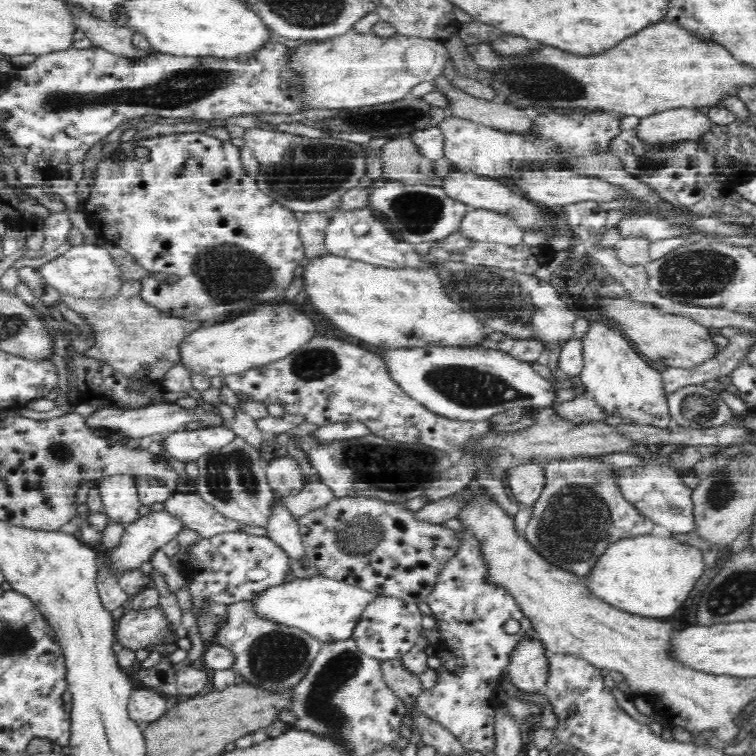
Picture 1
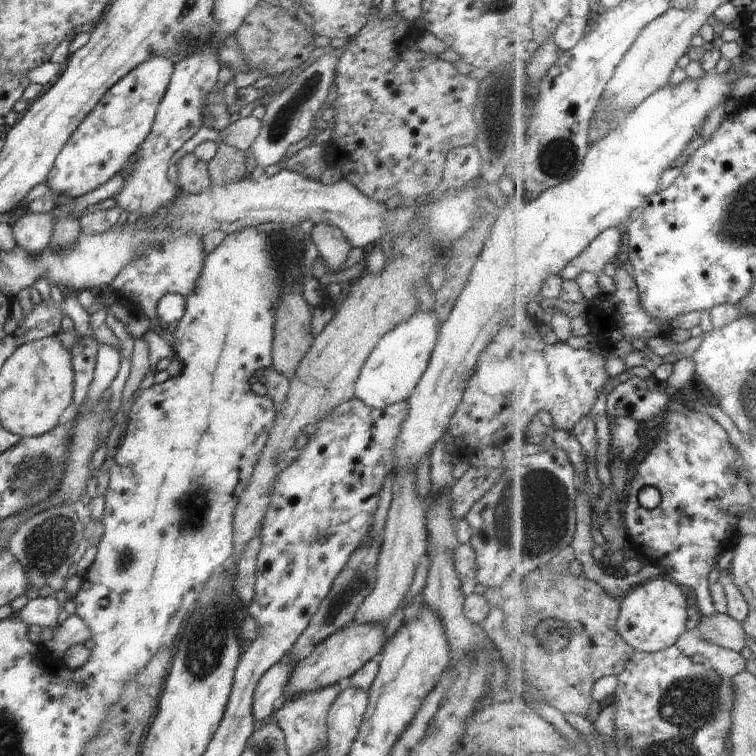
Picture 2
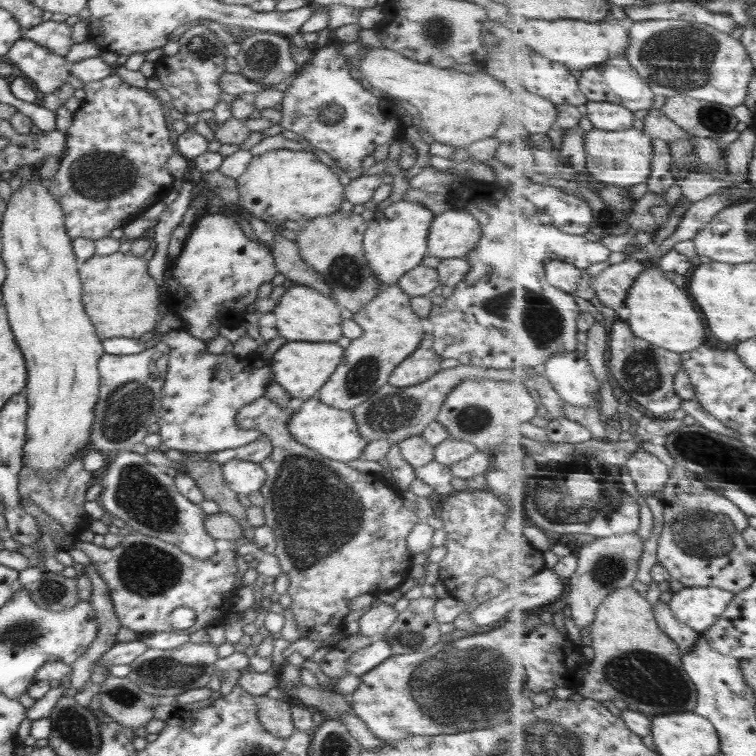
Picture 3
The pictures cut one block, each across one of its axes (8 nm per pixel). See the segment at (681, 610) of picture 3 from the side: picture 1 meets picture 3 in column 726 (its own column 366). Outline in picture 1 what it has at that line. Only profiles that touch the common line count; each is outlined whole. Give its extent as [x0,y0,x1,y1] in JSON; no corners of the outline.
[253,575,380,640]

